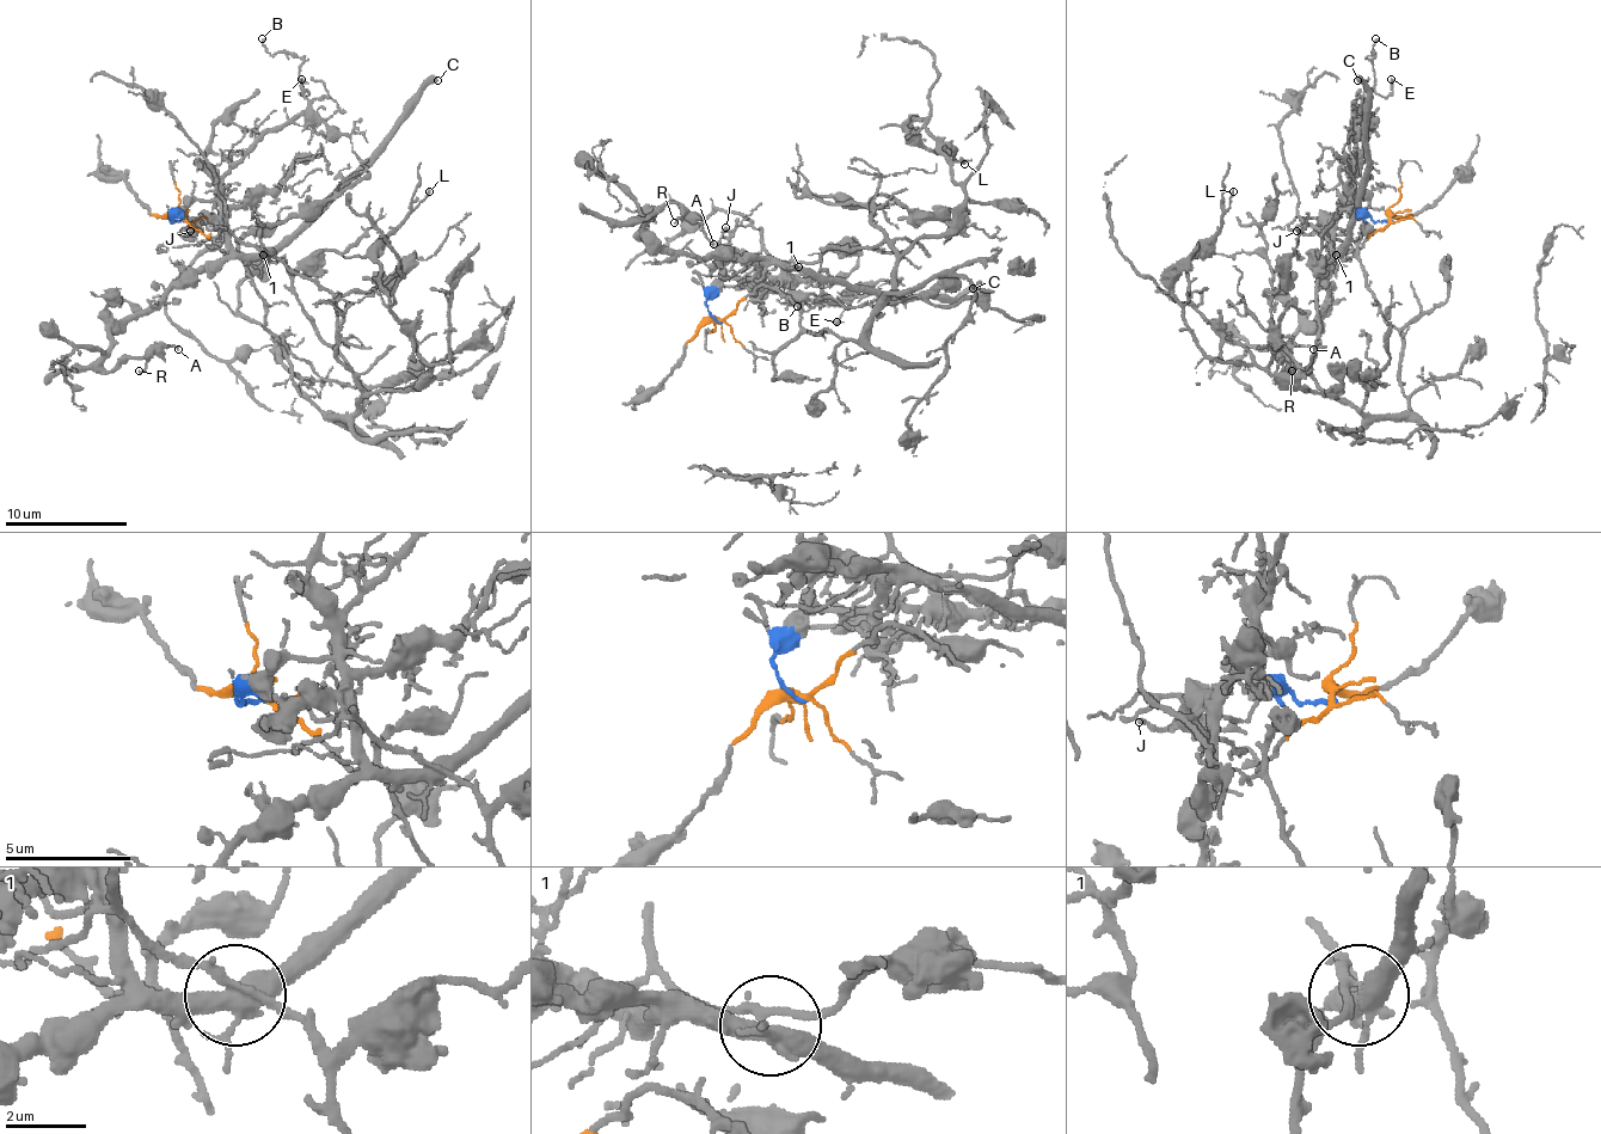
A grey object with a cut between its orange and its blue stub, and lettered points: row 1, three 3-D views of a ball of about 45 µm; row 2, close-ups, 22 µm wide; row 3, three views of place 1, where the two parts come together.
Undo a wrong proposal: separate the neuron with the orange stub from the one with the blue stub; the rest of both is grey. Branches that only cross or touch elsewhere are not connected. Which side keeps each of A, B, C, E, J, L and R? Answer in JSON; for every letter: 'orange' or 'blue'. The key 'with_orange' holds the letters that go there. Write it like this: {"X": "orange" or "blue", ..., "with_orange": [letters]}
{"A": "blue", "B": "blue", "C": "blue", "E": "blue", "J": "blue", "L": "orange", "R": "blue", "with_orange": ["L"]}

